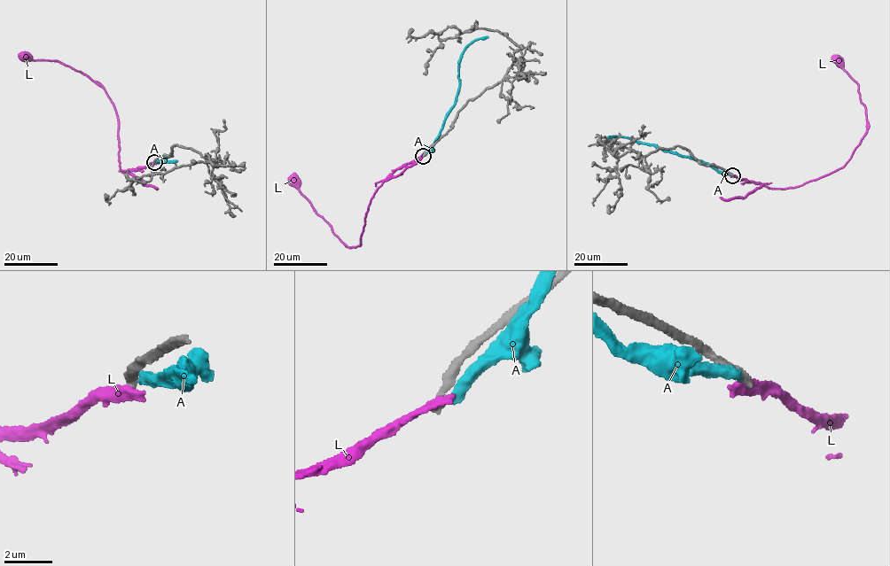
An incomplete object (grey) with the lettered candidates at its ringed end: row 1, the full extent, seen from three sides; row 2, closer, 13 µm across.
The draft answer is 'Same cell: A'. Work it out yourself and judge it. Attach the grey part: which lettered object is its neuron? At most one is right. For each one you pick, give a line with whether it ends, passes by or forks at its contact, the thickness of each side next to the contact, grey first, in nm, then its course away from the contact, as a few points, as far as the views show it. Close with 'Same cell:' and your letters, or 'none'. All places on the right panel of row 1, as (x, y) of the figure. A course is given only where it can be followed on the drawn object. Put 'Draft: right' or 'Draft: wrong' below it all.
Same cell: none
Draft: wrong

